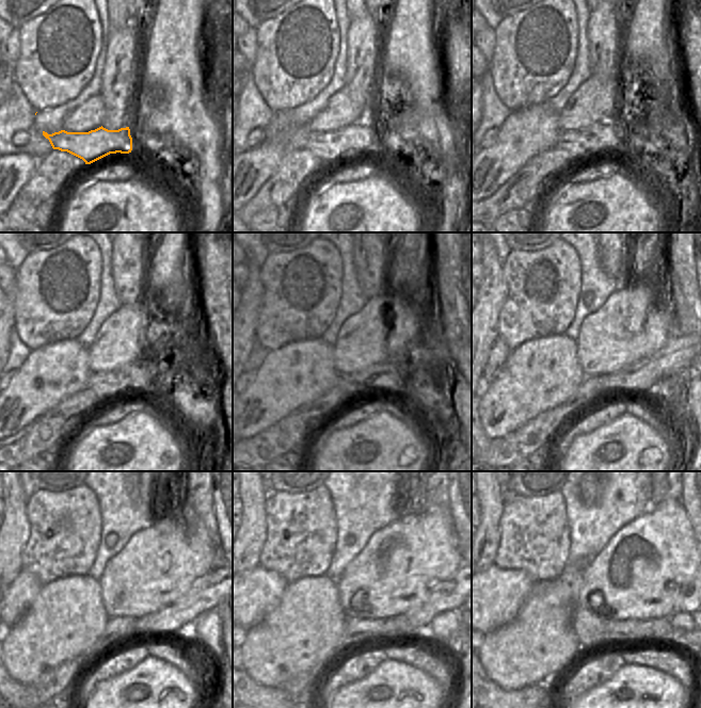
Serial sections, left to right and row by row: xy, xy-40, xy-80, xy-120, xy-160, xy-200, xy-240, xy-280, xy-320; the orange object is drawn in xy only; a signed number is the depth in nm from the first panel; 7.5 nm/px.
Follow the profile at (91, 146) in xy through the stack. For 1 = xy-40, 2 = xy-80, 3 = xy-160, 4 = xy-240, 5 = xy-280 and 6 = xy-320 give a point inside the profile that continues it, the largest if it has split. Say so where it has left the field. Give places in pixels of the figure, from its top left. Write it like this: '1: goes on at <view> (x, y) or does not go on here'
1: goes on at xy-40 (362, 137)
2: goes on at xy-80 (608, 135)
3: goes on at xy-160 (391, 376)
4: goes on at xy-240 (207, 592)
5: goes on at xy-280 (448, 595)
6: goes on at xy-320 (688, 601)

